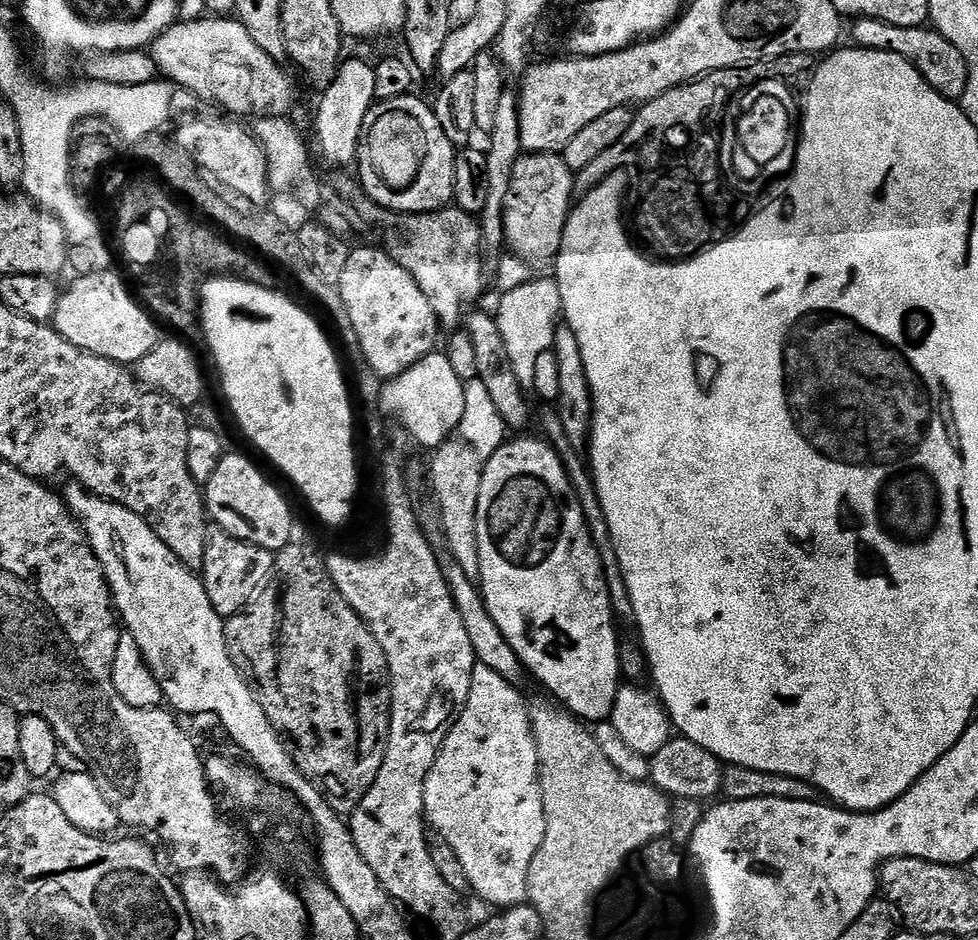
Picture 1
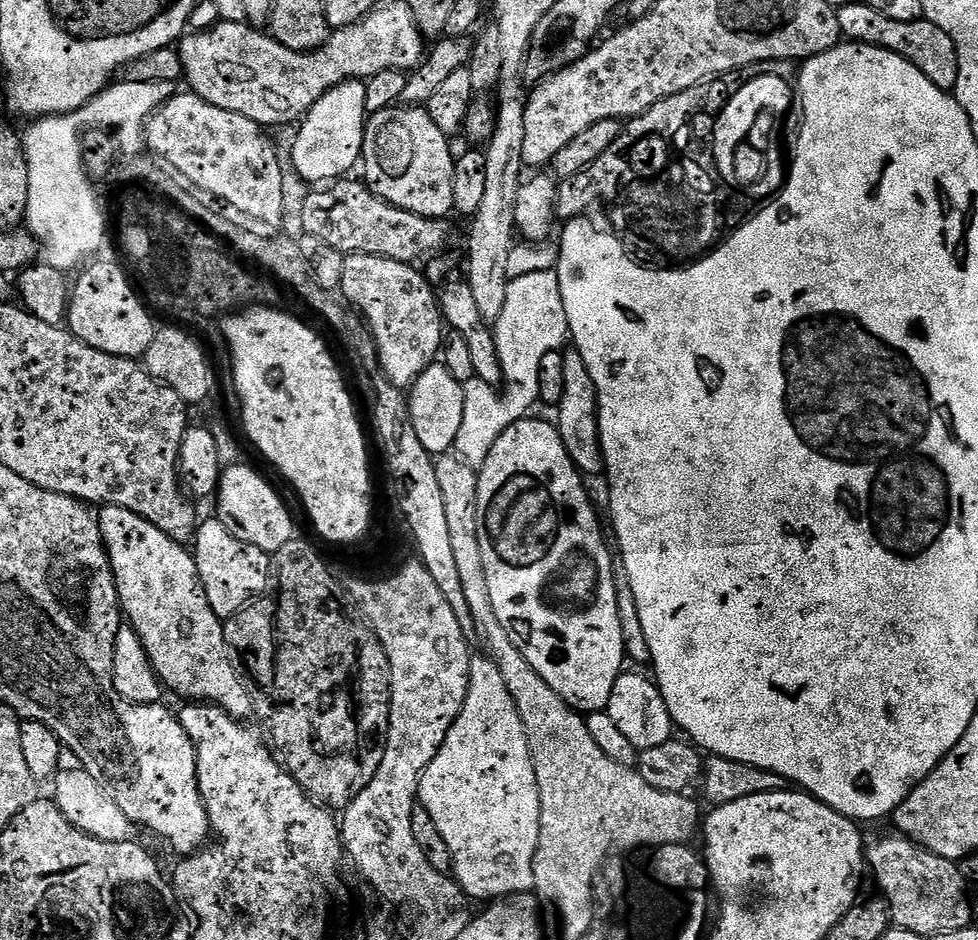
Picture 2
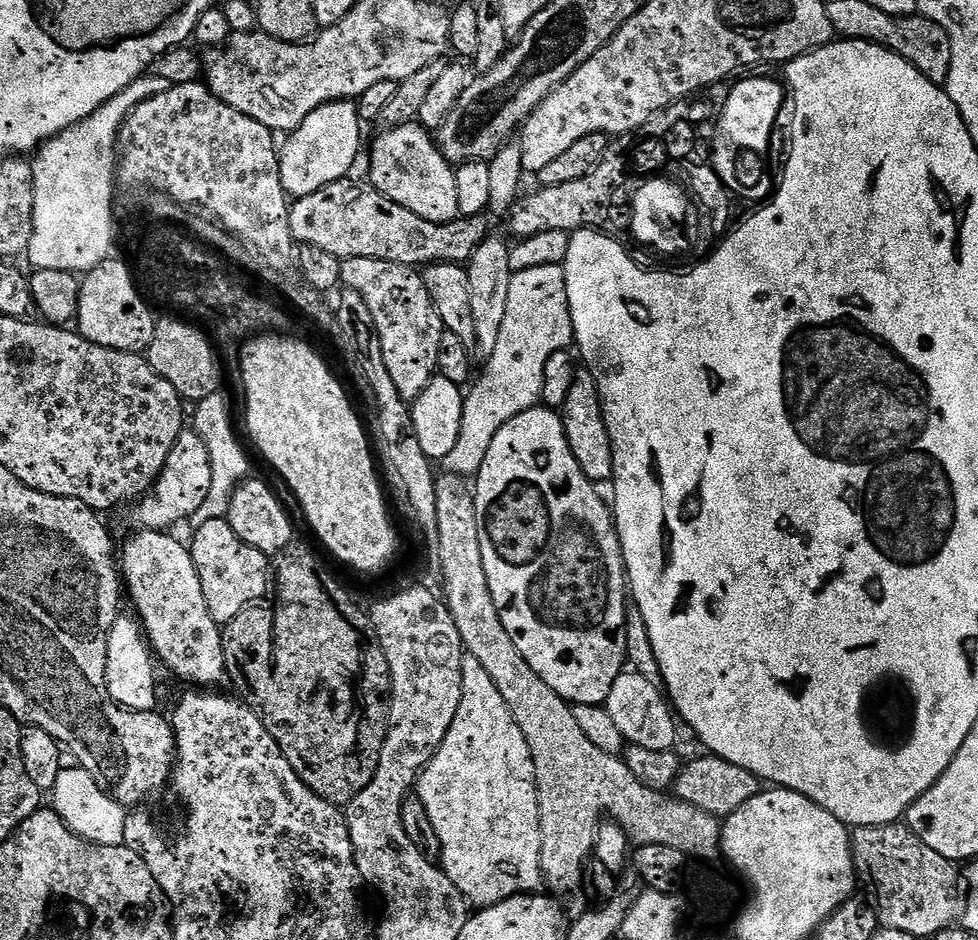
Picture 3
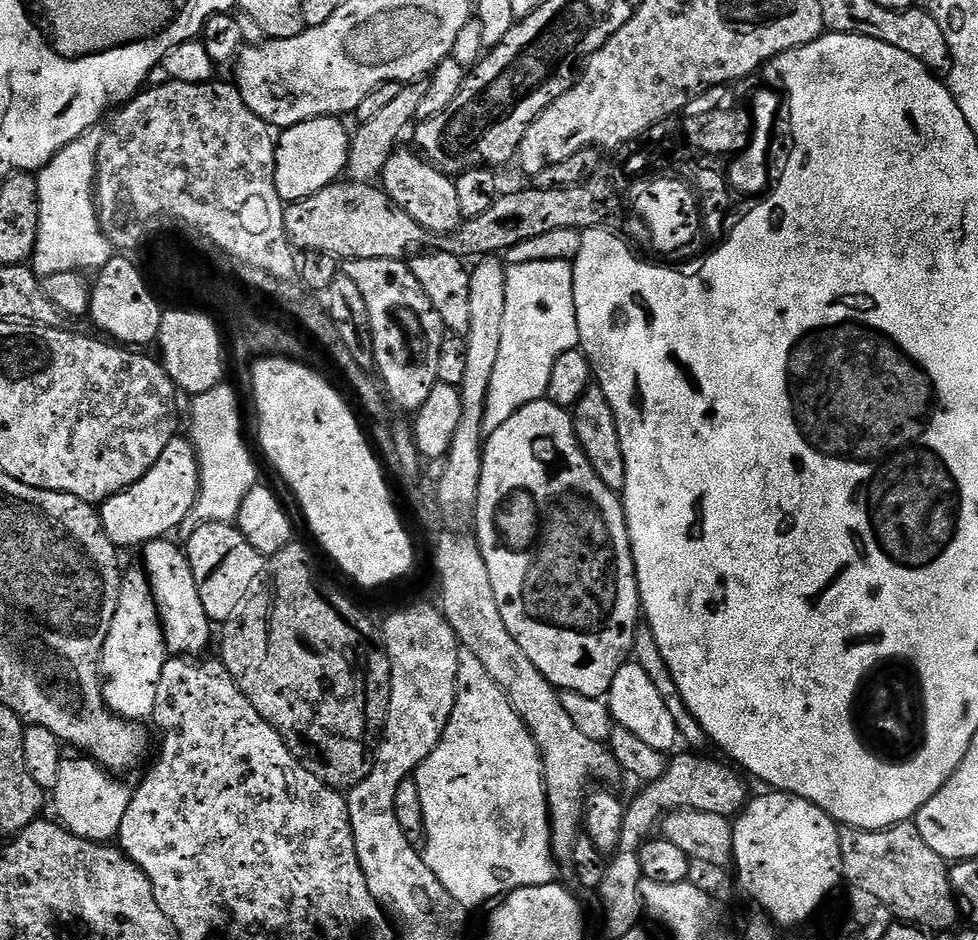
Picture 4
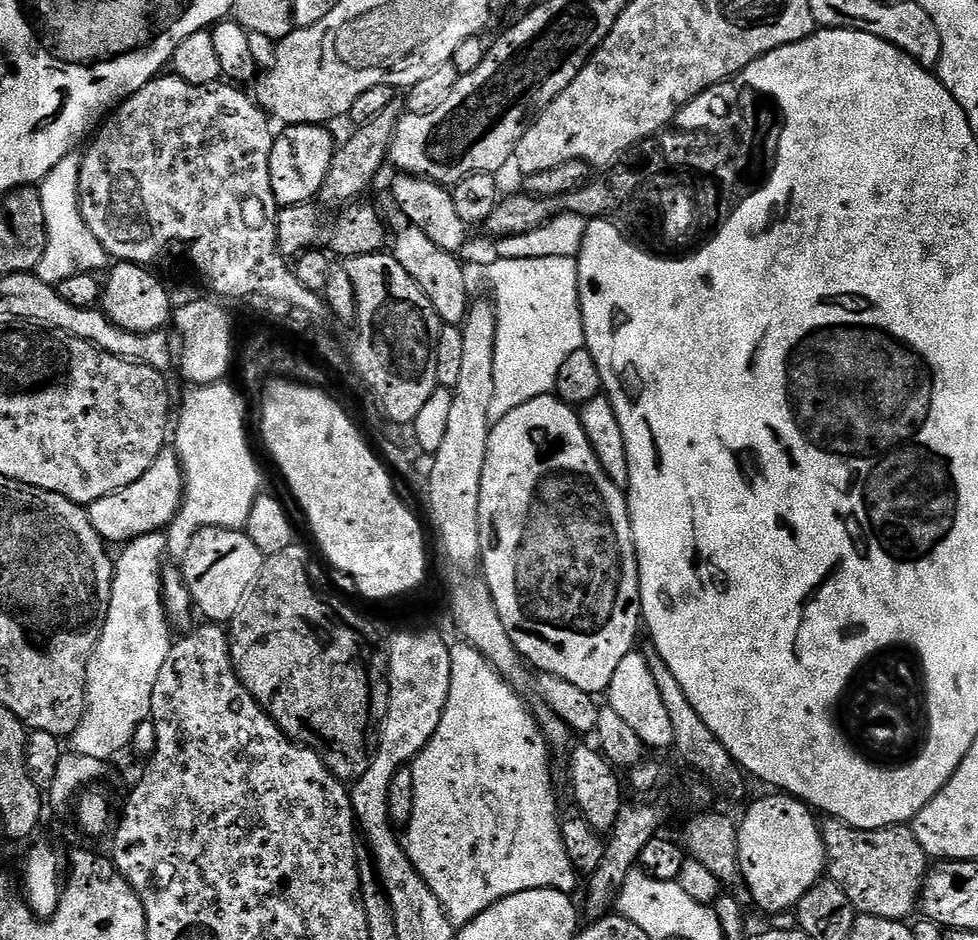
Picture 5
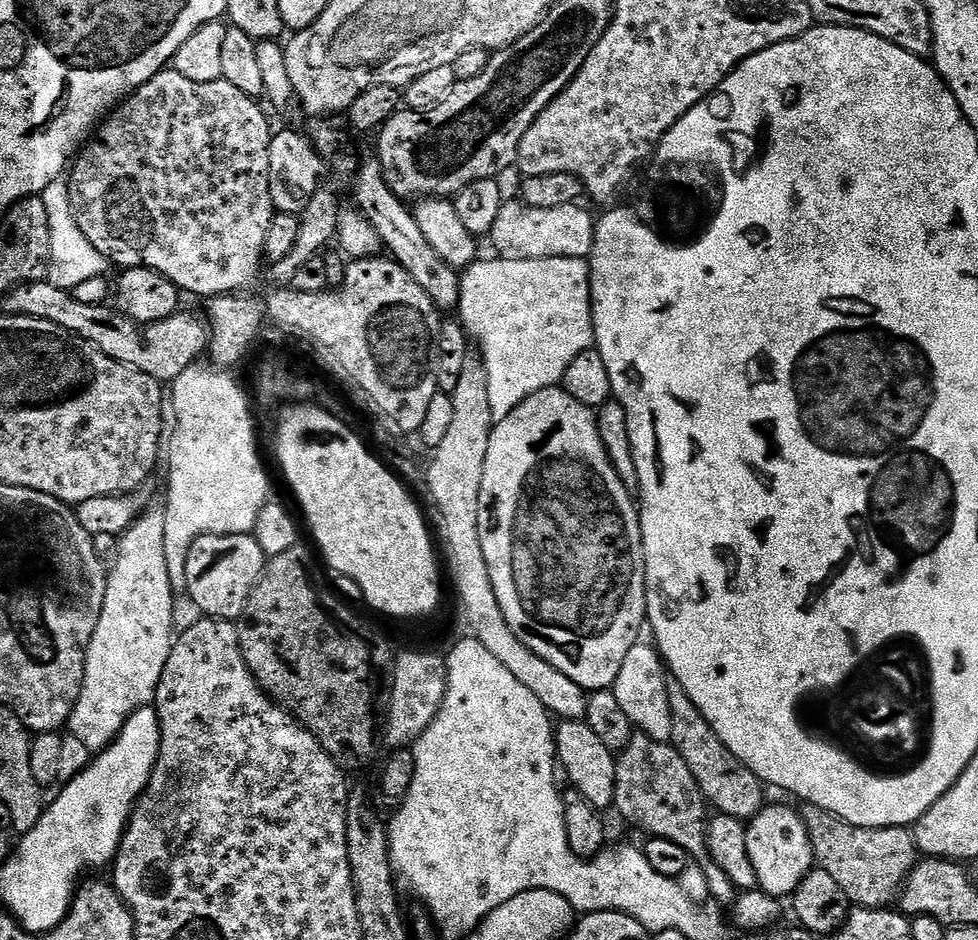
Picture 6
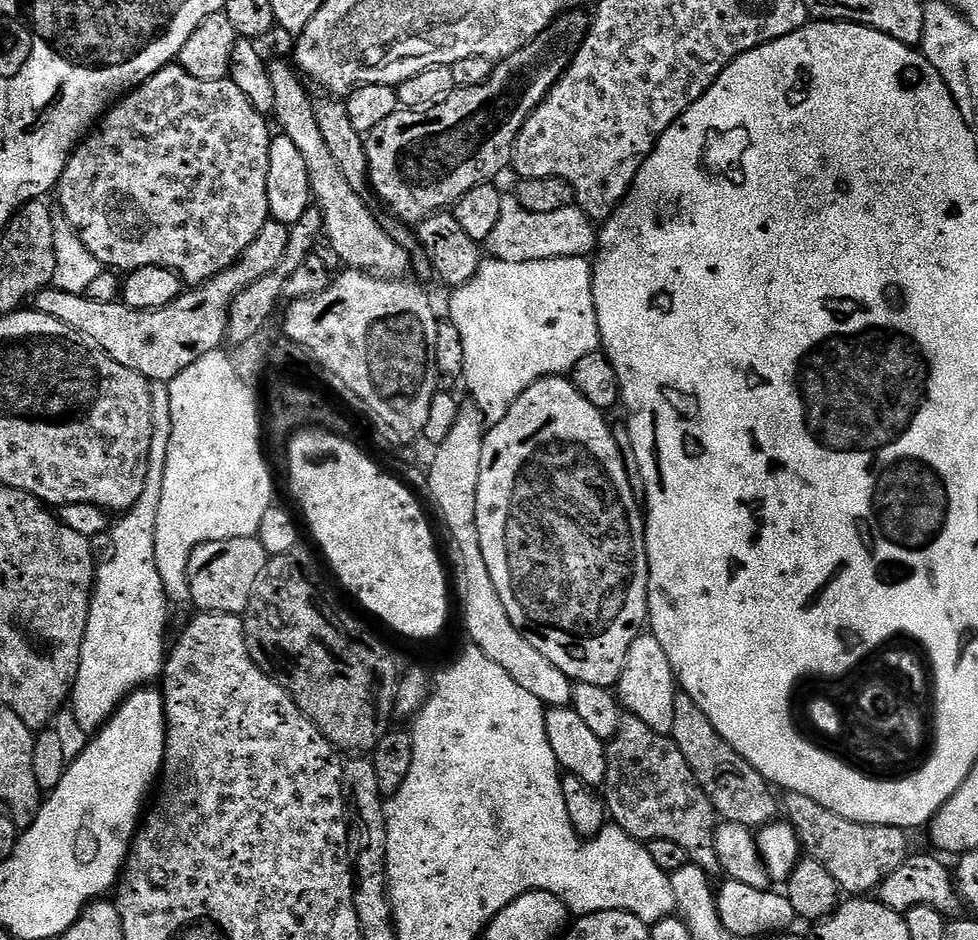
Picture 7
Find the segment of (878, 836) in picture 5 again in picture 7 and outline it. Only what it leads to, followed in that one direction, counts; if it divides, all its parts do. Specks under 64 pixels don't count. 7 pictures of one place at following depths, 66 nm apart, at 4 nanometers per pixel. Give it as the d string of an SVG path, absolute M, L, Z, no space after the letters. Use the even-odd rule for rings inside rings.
M789 792L783 797L782 812L800 839L803 851L821 863L845 893L860 898L877 891L882 883L910 854L909 833L885 824L859 824L842 818L826 806L806 798L806 794Z

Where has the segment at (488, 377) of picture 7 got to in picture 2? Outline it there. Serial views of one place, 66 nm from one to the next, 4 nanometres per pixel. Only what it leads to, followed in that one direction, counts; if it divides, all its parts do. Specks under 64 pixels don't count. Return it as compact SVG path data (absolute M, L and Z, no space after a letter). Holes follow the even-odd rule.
M555 271L535 272L509 280L506 306L502 306L502 314L494 321L494 331L504 375L502 390L476 380L476 389L473 392L472 389L465 391L462 427L458 429L454 449L455 455L477 470L484 465L501 434L519 420L525 419L532 407L537 407L540 399L538 366L542 366L542 358L546 358L546 354L563 349L569 339L562 286Z

